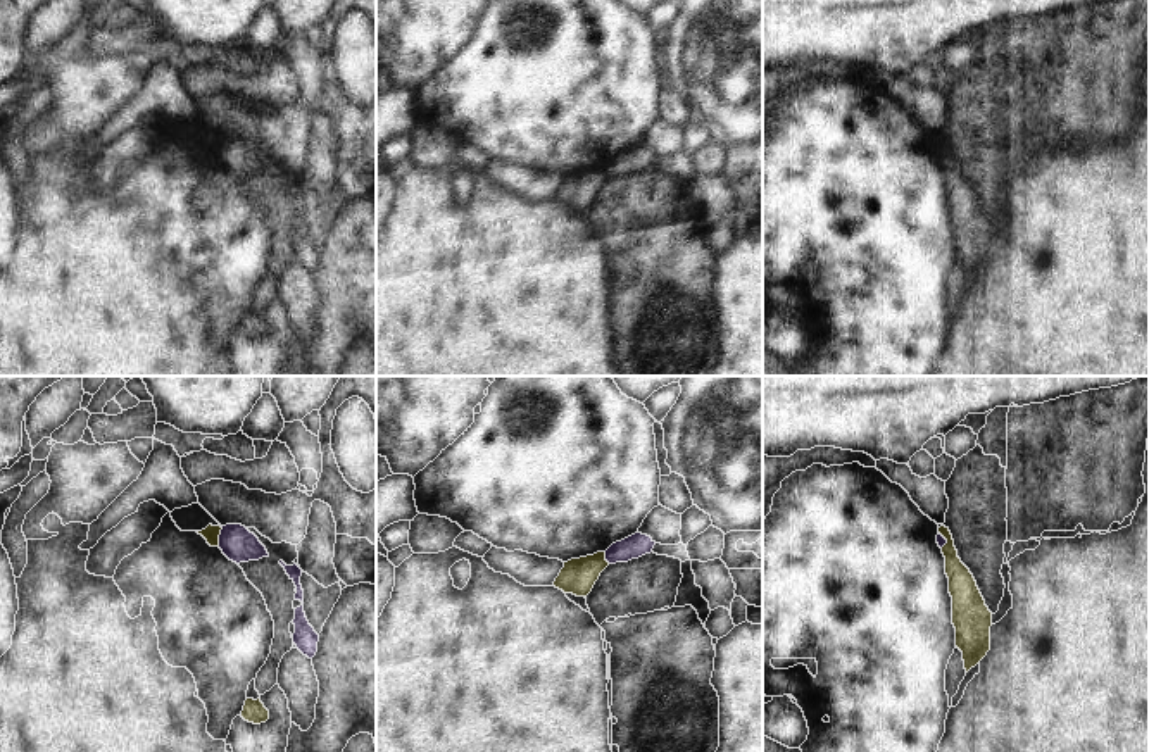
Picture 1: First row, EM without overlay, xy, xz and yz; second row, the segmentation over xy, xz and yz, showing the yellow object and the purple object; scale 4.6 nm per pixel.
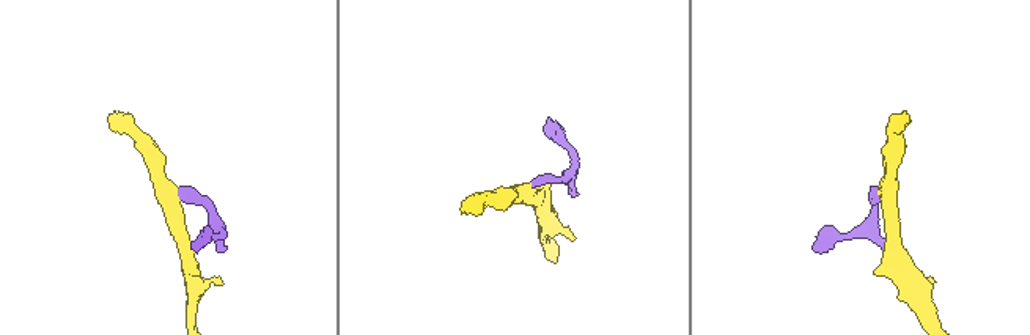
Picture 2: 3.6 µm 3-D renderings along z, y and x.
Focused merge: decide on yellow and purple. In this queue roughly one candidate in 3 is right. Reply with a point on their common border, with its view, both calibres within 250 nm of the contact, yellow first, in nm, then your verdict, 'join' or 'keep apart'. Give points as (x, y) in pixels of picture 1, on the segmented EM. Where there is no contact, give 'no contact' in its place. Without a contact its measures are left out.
xy (218, 537) | 80/160 nm | keep apart

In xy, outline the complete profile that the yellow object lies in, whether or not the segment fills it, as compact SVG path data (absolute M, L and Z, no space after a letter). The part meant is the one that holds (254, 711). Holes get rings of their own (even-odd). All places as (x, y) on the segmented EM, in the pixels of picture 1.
M247 699L242 711L242 718L248 723L261 724L269 719L269 711L264 707L261 699Z

